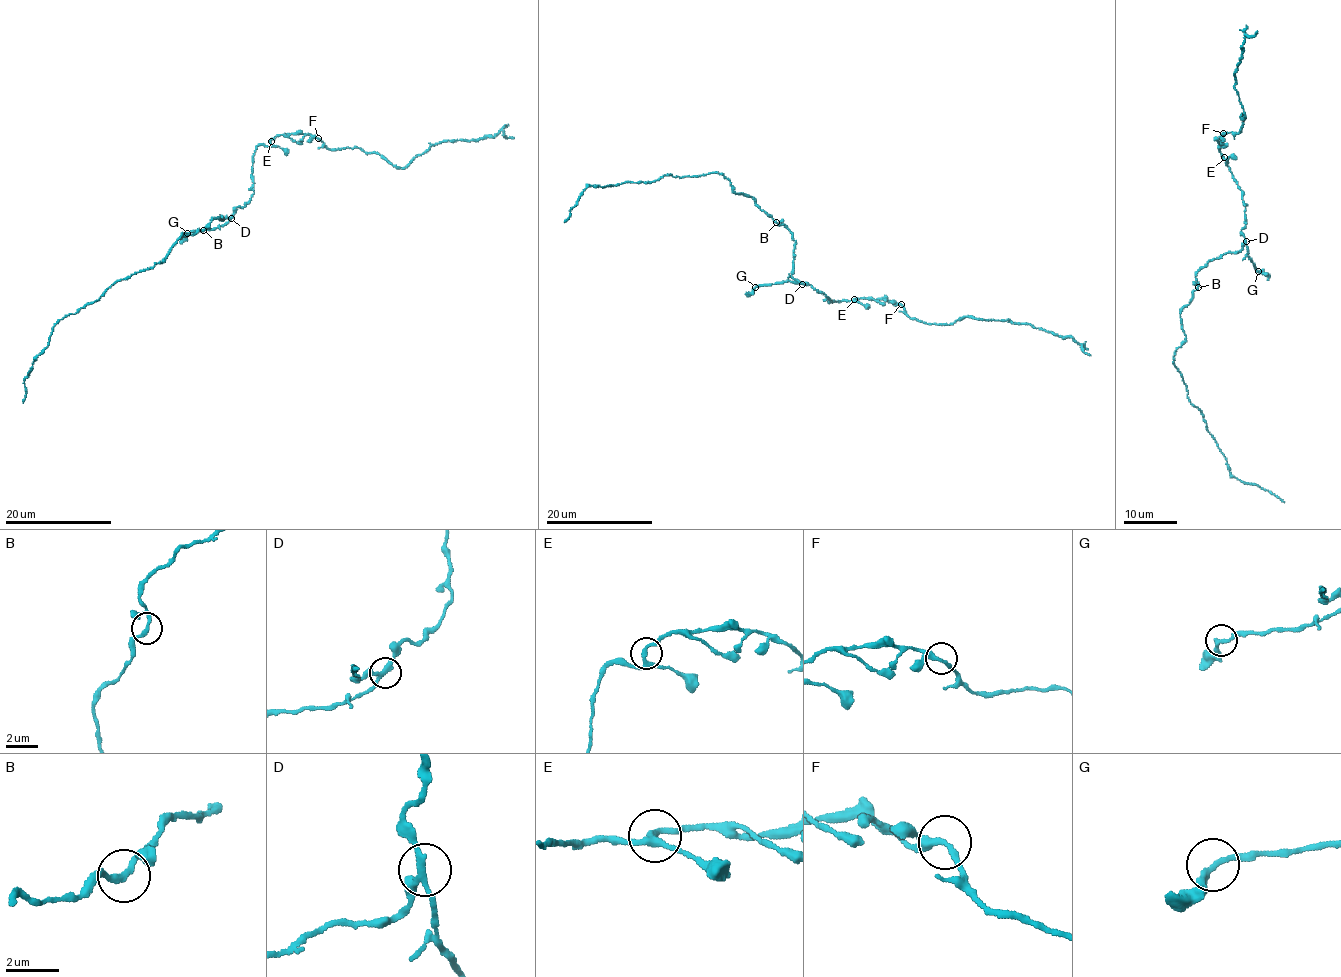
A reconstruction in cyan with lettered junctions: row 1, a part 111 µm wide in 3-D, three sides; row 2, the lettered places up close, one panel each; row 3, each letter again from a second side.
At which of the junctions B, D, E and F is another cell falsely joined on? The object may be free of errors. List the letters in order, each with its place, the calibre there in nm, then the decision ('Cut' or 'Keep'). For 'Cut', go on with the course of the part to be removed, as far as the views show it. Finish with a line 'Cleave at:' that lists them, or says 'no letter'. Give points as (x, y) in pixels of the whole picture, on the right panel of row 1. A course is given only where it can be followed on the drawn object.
B: Place: (1198, 287). Thickness 180 nm. Keep
D: Place: (1246, 241). Thickness 190 nm. Cut. Course of the part to remove: (1246, 242), (1255, 268), (1269, 279)
E: Place: (1224, 157). Thickness 200 nm. Keep
F: Place: (1223, 133). Thickness 220 nm. Keep
Cleave at: D

